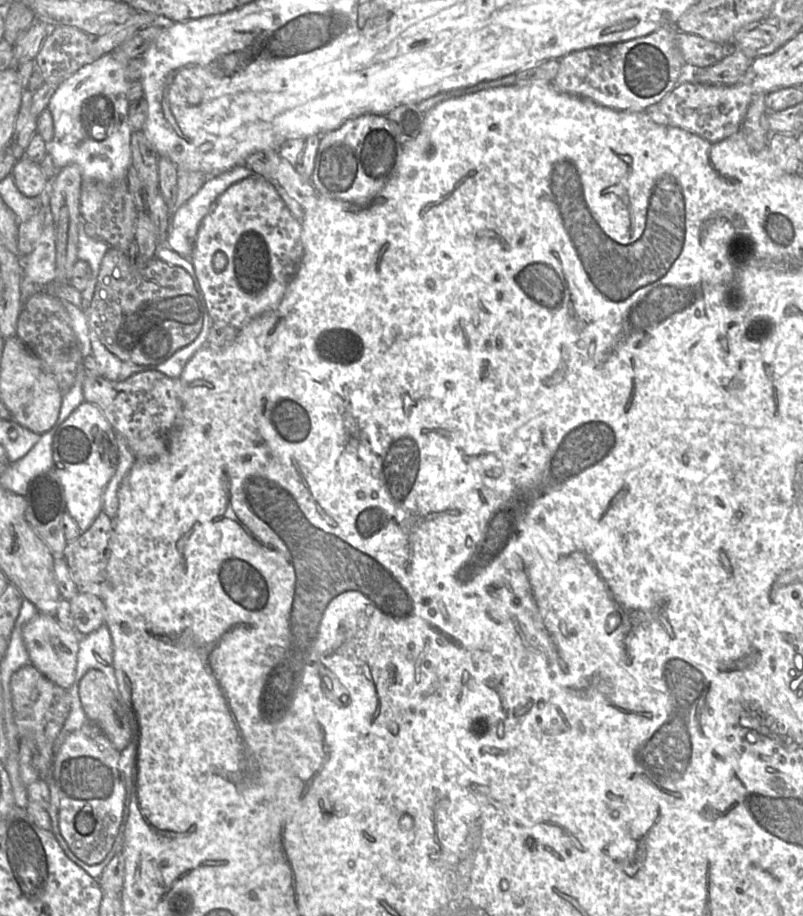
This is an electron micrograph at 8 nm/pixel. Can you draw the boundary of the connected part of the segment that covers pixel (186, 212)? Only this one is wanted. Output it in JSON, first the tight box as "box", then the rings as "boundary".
{"box":[166,164,252,258],"boundary":[[[240,164],[219,175],[208,177],[196,194],[171,212],[166,244],[180,256],[190,258],[199,226],[212,204],[232,184],[252,174],[249,167]]]}

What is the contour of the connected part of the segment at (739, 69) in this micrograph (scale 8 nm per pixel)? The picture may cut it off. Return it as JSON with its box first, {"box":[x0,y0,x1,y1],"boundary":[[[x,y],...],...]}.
{"box":[694,48,751,85],"boundary":[[[729,48],[729,53],[721,61],[694,69],[694,81],[702,84],[732,85],[743,77],[751,61],[741,50]]]}

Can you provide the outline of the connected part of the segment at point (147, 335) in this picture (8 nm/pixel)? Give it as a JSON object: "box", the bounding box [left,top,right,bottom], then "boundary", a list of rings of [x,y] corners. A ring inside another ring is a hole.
{"box":[86,248,204,366],"boundary":[[[115,248],[105,253],[86,317],[103,345],[123,362],[156,366],[199,335],[204,312],[190,274],[157,257],[136,262]]]}

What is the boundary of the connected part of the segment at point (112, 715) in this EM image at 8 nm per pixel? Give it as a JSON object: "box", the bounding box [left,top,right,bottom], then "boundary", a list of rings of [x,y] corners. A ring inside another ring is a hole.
{"box":[79,669,132,752],"boundary":[[[97,669],[87,671],[80,681],[79,697],[88,721],[97,725],[119,752],[123,751],[132,741],[129,717],[126,705],[120,705],[117,701],[106,676]]]}

